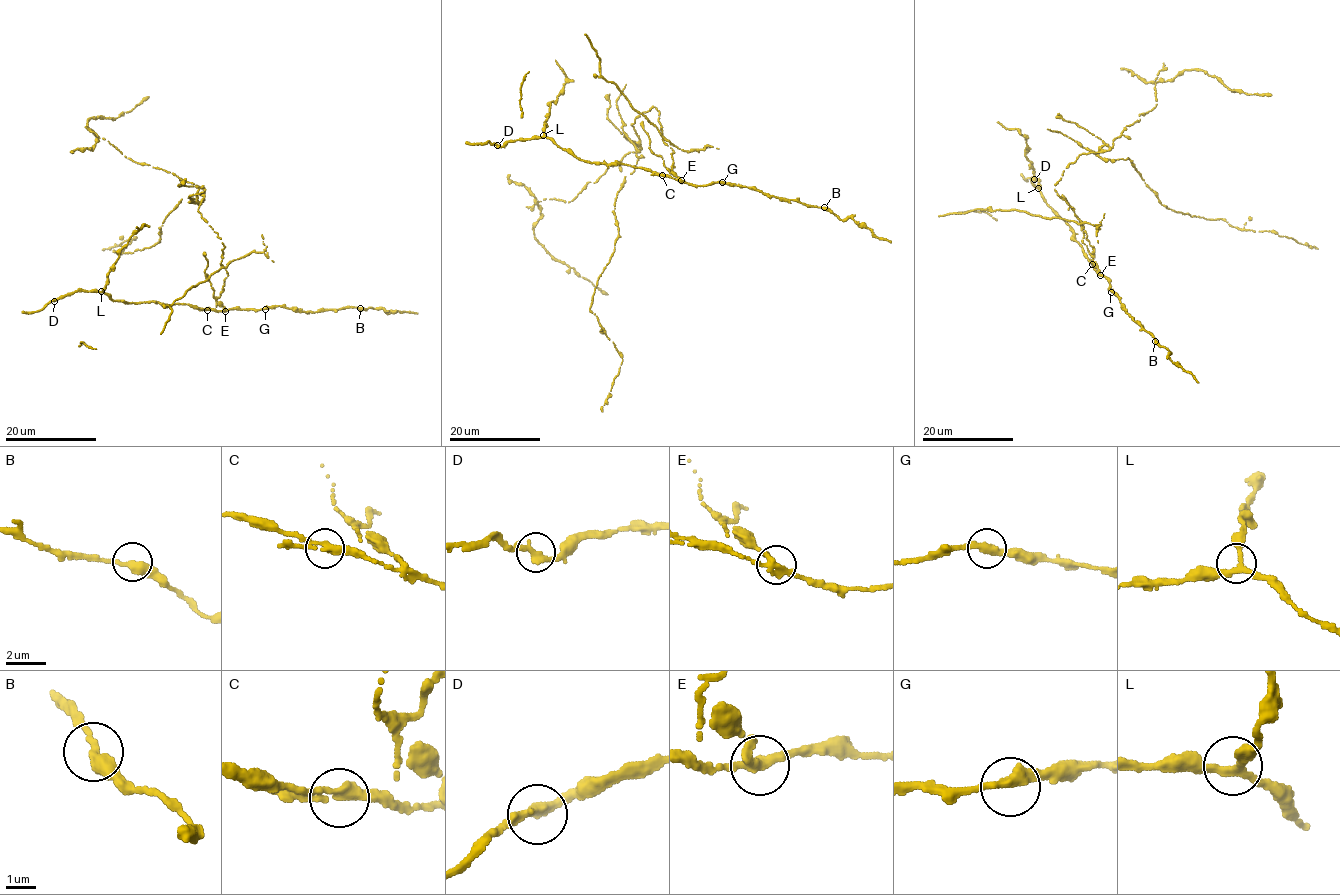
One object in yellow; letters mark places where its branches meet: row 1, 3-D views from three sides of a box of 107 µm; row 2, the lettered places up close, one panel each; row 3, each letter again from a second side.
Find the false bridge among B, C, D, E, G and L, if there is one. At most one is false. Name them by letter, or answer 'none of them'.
E

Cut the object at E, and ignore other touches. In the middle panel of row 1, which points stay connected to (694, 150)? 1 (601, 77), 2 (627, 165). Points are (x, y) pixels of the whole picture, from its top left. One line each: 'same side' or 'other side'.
1: same side
2: other side

